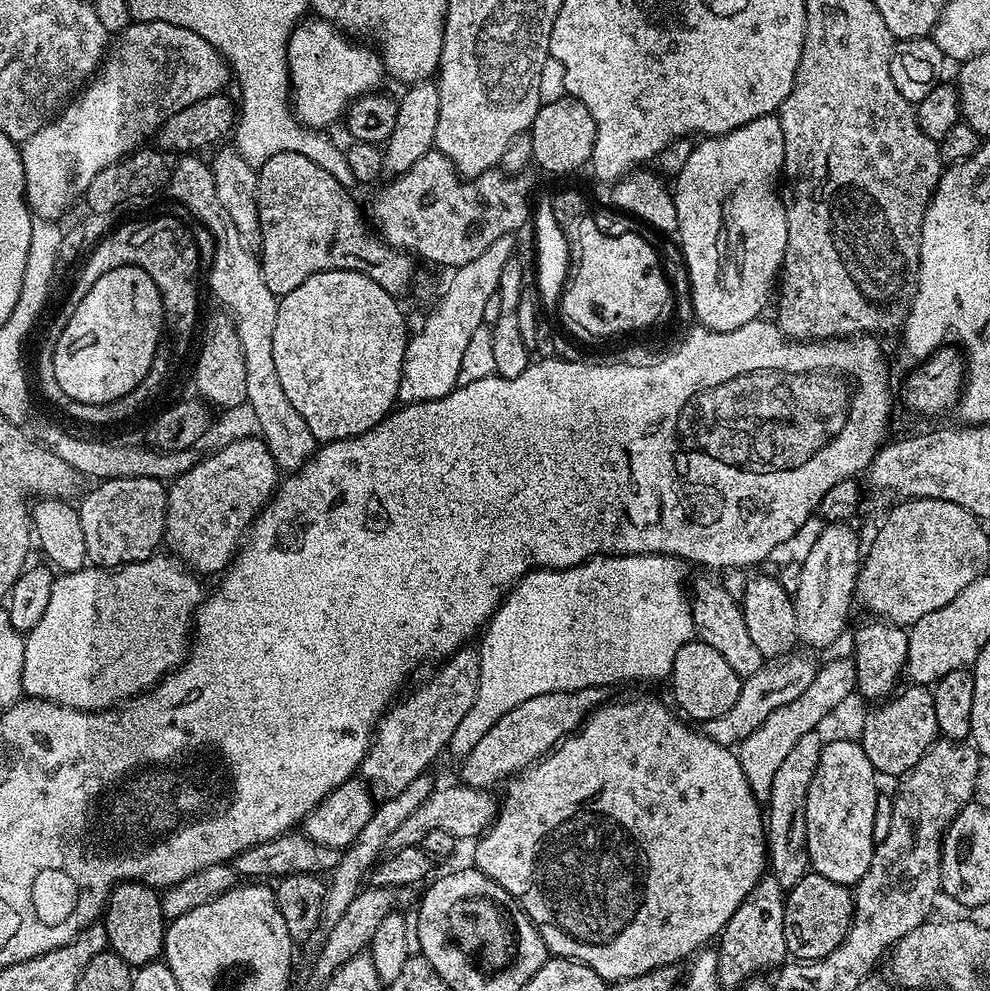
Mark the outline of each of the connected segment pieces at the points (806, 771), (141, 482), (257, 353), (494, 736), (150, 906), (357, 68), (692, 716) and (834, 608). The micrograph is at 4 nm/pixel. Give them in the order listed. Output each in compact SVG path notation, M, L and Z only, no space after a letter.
M819 731L802 734L798 742L786 753L786 759L778 766L774 778L770 782L768 799L766 801L766 843L768 859L766 868L771 875L778 878L778 882L785 890L798 886L798 882L810 871L810 854L806 846L806 794L810 794L810 782L814 782L814 770L818 770L818 758L822 758L825 741L820 740Z
M118 478L99 481L95 487L96 489L78 504L82 518L82 534L86 537L88 564L98 568L121 568L124 564L137 564L157 555L159 548L156 547L161 547L166 526L168 489L165 481L154 478Z
M184 154L179 157L177 164L173 163L170 168L170 175L166 185L167 191L172 191L172 196L180 204L185 204L202 223L208 227L208 232L212 235L212 240L216 243L216 253L212 256L212 269L207 269L206 280L212 287L212 292L221 300L223 307L231 316L234 326L238 330L238 342L242 344L242 358L246 360L246 404L252 407L252 412L256 415L256 424L260 427L259 435L264 441L264 445L270 450L274 458L277 469L281 473L291 474L297 472L302 465L316 455L318 441L314 434L310 434L310 426L302 422L302 414L290 406L290 398L286 398L286 393L282 390L282 382L278 382L278 370L274 367L274 322L278 322L278 298L266 286L262 278L262 270L257 253L238 234L234 222L230 222L230 214L226 214L226 206L218 202L218 194L214 190L214 174L209 161L199 160L201 157L196 154Z
M587 688L577 692L555 692L538 694L538 698L526 698L522 706L502 714L470 754L463 757L459 779L469 788L491 789L491 784L507 781L526 768L532 767L537 760L547 756L565 736L571 736L592 713L593 708L605 703L605 689Z
M123 880L108 894L102 923L106 930L108 948L130 966L151 964L161 959L166 921L160 905L160 892L157 889L138 880Z
M305 18L297 24L292 37L288 40L288 79L290 81L290 107L297 120L304 125L305 128L313 130L327 129L327 124L332 124L336 119L343 117L348 111L348 105L356 100L359 96L364 96L367 92L377 91L381 87L380 79L385 79L386 69L382 63L382 57L375 47L363 48L360 44L355 44L355 39L349 38L341 29L337 28L330 20L322 20L319 18Z
M698 638L689 640L686 646L682 646L682 650L678 650L678 654L674 654L674 666L670 677L672 696L676 699L675 707L689 721L703 722L710 718L718 718L718 714L726 714L726 710L730 710L730 706L738 702L741 683L742 677L734 671L730 662L726 662L726 658L722 658L722 654L714 650L714 646Z
M828 522L808 548L808 553L798 564L794 577L796 592L792 596L796 638L801 645L824 648L832 644L844 632L848 624L848 610L854 602L862 563L862 544L848 522Z

